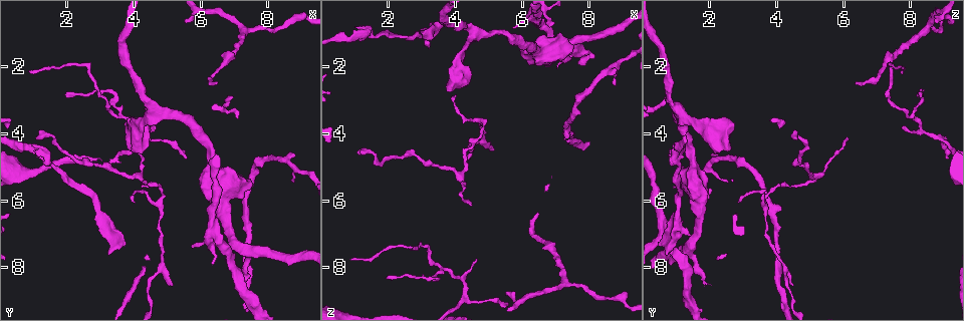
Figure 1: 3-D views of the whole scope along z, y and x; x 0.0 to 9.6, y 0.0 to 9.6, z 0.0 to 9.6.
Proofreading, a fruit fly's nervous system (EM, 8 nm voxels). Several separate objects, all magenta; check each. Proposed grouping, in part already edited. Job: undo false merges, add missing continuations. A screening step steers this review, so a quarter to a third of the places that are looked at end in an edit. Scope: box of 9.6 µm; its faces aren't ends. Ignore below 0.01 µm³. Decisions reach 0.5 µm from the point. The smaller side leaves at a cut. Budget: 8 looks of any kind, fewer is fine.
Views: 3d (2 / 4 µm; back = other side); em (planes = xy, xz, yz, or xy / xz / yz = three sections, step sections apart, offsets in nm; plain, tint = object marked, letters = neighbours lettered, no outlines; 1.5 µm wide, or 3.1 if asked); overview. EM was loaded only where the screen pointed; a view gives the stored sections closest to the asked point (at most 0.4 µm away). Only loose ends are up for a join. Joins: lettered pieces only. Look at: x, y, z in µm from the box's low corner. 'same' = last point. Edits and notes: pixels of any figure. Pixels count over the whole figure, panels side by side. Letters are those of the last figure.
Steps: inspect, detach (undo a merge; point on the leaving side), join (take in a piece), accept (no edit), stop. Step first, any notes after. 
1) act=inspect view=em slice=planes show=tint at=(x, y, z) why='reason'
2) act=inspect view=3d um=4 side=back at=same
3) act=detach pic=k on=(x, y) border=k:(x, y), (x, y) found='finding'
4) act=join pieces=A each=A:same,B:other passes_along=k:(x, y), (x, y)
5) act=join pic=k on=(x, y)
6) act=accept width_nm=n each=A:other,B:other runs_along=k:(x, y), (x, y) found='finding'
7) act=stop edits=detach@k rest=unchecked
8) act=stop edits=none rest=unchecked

act=inspect view=em slice=xz step=8 show=plain at=(4.40, 4.15, 9.05) why='arms part here'

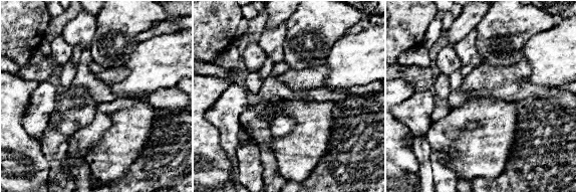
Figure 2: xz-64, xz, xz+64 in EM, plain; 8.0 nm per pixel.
act=inspect view=em slice=xz step=8 show=letters at=same

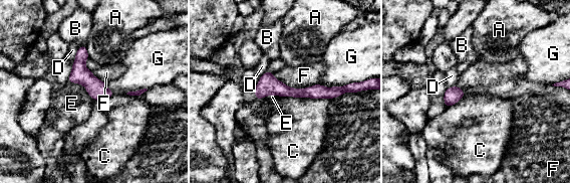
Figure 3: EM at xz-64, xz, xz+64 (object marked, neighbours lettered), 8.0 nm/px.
act=accept width_nm=130 each=A:other,B:other,C:other,D:other,E:other,F:other,G:other border=3:(67, 80), (79, 82), (94, 100) found='continuous, no second neuron'

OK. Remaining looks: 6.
act=inspect view=3d um=4 at=(4.55, 4.15, 6.15) why='branch stops here'

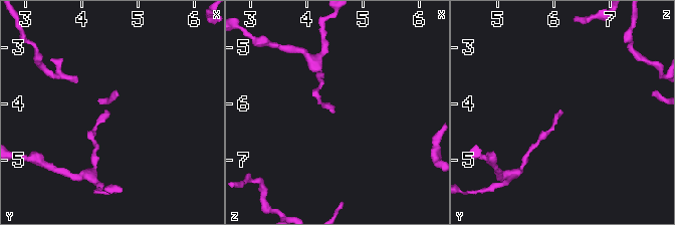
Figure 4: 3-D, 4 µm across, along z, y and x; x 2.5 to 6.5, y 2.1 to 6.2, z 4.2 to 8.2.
act=inspect view=em slice=planes show=tint at=(4.50, 4.15, 6.20) why='shape alone is not enough'

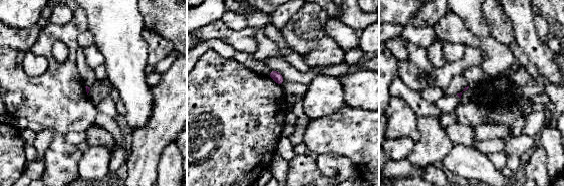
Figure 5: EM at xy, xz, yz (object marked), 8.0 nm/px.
act=inspect view=em slice=planes show=letters at=same why='see the neighbours'

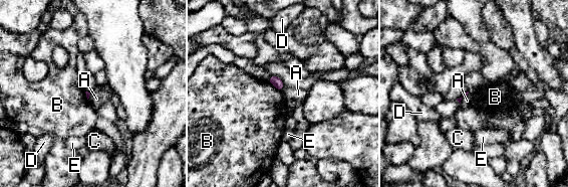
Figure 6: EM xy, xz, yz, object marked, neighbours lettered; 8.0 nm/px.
act=join pieces=A each=A:same,B:other,C:other,D:other,E:other found='it goes on there'

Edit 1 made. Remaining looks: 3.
act=inspect view=em slice=yz step=4 show=letters at=(3.30, 7.55, 0.70) why='free end'

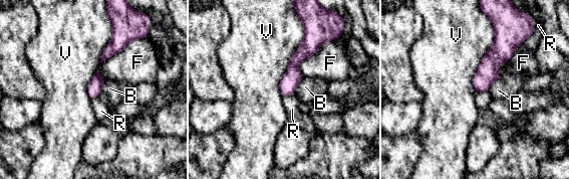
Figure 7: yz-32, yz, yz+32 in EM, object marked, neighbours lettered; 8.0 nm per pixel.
act=inspect view=em slice=planes show=letters at=same

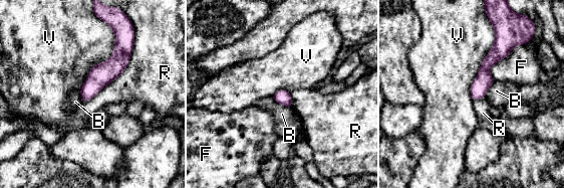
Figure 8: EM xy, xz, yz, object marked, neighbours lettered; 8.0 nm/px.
act=accept each=B:other,F:other,R:other,V:other border=8:(493, 26), (473, 100) found='no lettered piece goes on from it'

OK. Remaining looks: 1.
act=stop edits=join@6 rest=unchecked

